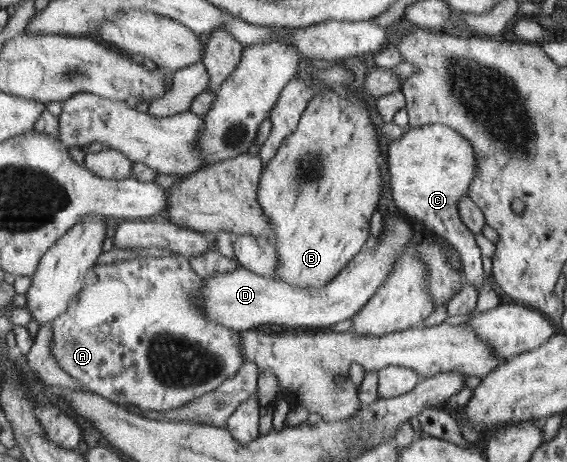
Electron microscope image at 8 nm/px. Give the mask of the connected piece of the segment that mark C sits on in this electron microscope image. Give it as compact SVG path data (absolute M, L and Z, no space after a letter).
M435 123L432 125L421 125L419 127L407 129L399 137L392 140L387 146L388 157L388 188L391 190L391 198L398 209L403 210L405 214L421 223L423 228L431 230L439 238L445 240L458 250L463 262L464 281L469 282L477 293L483 290L485 284L485 268L481 262L481 250L475 242L473 232L468 230L460 218L459 203L461 198L467 198L468 190L471 189L472 182L476 177L476 166L479 166L476 158L476 150L473 144L469 142L459 131L452 127Z

